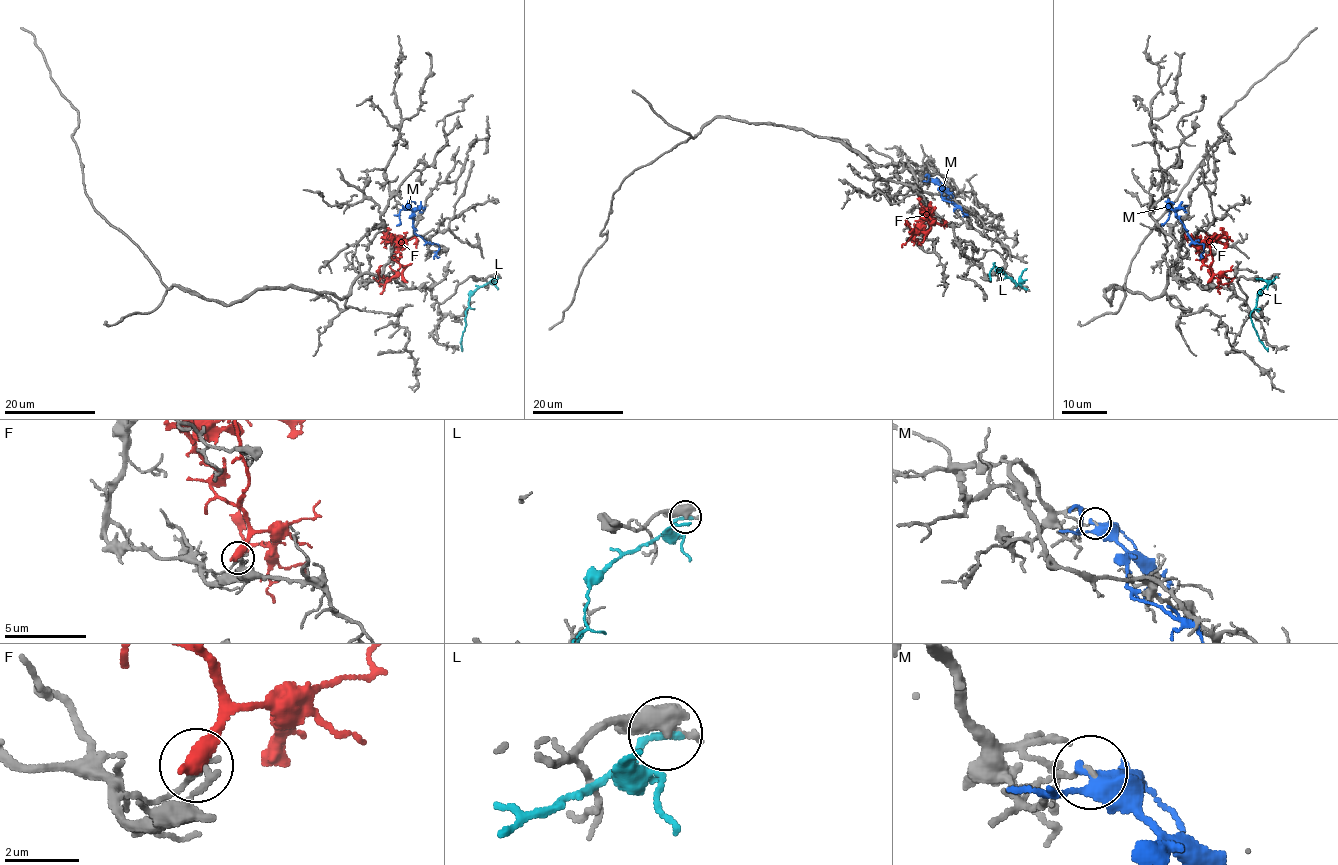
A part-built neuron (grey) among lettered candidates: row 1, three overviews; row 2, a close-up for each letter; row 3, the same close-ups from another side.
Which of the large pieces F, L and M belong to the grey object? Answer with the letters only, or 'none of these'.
none of these

